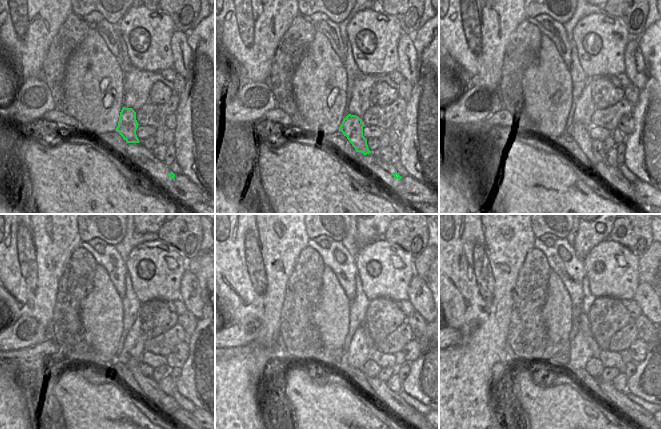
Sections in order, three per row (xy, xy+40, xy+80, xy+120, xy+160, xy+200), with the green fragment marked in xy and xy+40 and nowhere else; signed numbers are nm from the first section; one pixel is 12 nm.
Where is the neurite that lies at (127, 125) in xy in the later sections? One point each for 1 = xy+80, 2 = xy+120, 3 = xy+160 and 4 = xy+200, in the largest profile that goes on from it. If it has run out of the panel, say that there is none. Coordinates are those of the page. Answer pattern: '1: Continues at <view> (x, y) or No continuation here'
1: Continues at xy+80 (579, 132)
2: Continues at xy+120 (152, 392)
3: Continues at xy+160 (393, 401)
4: Continues at xy+200 (640, 416)

